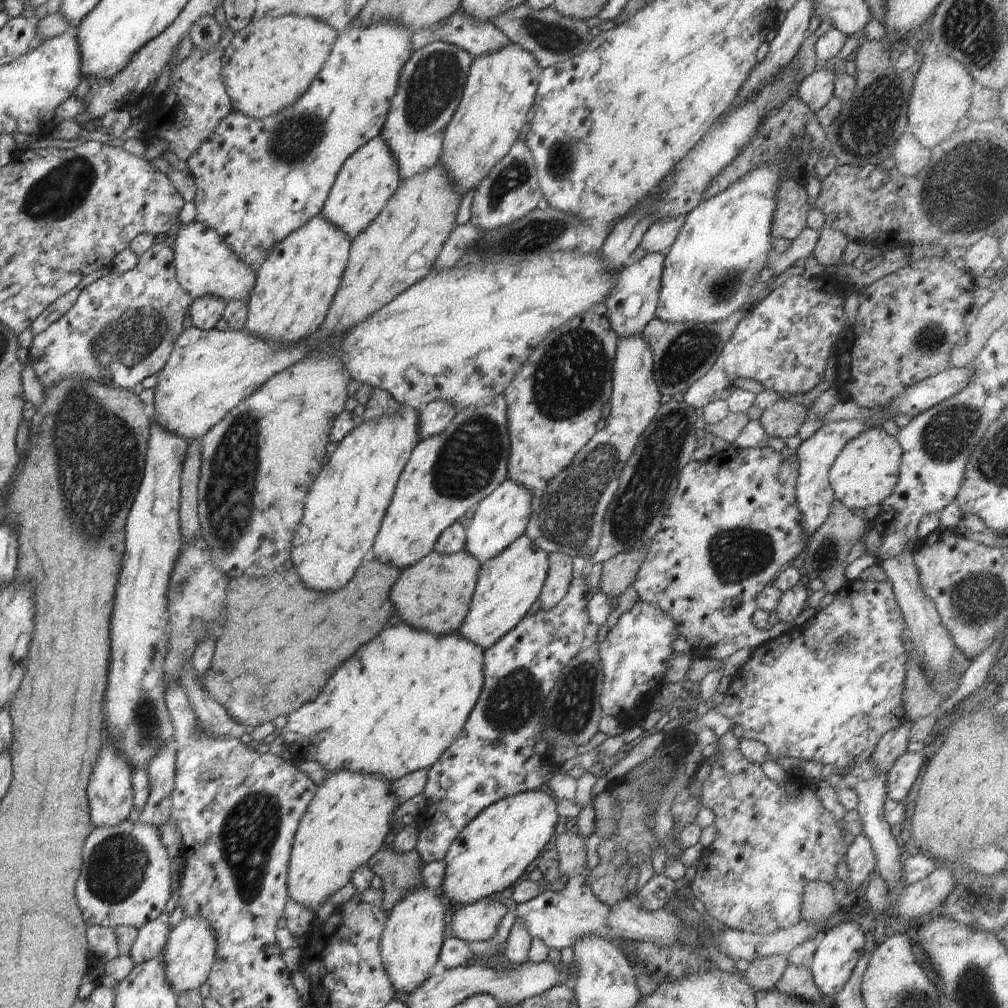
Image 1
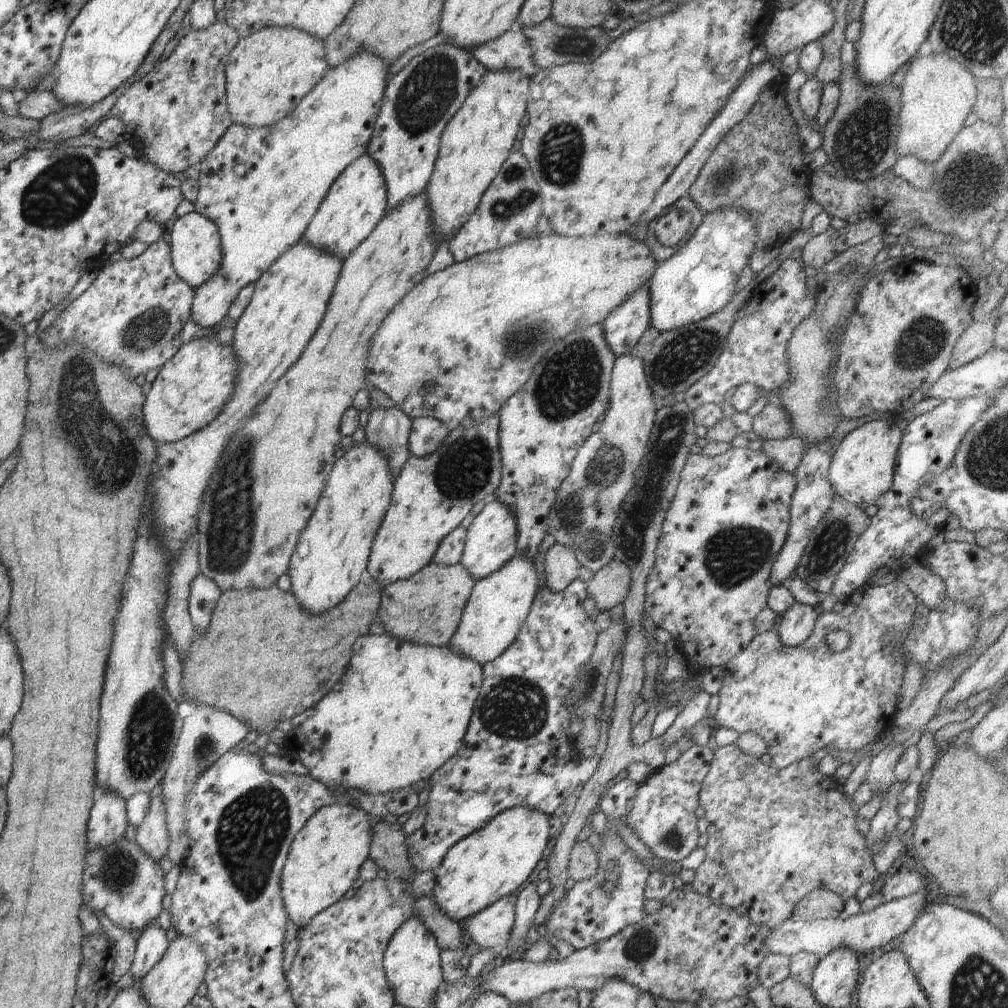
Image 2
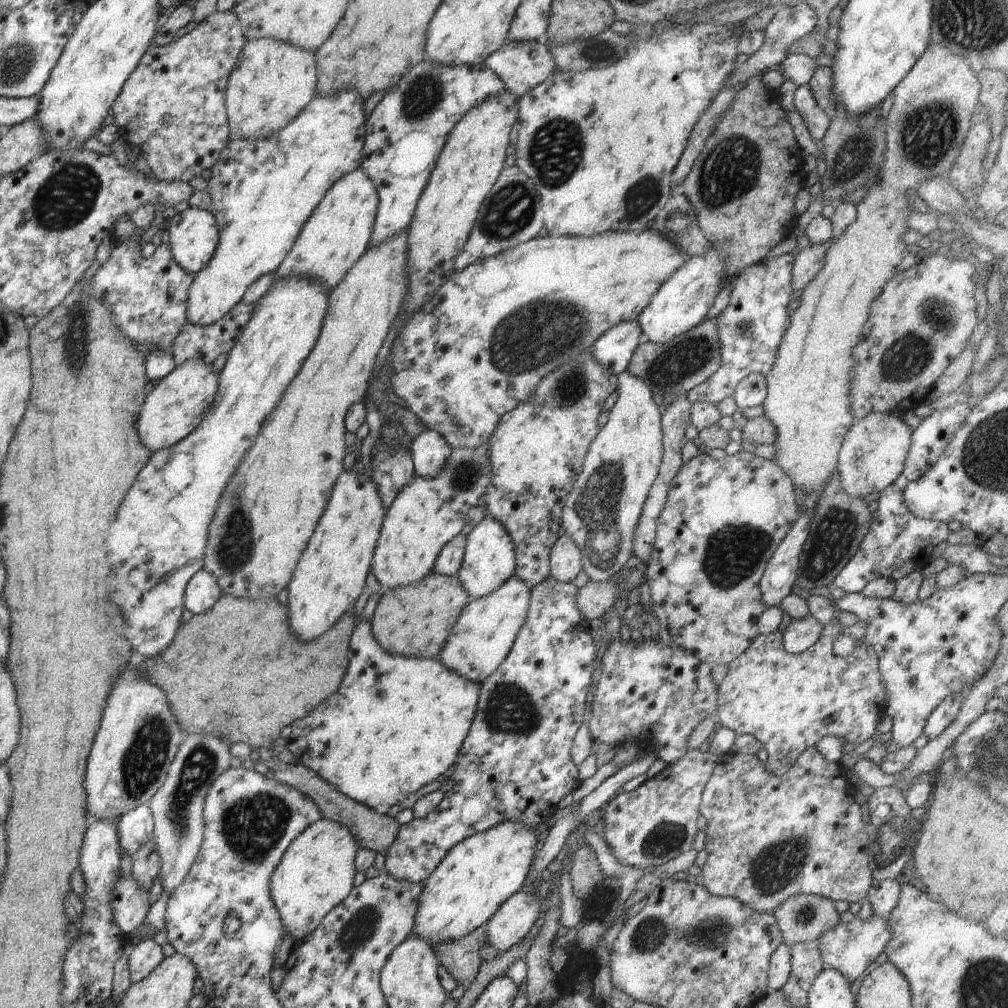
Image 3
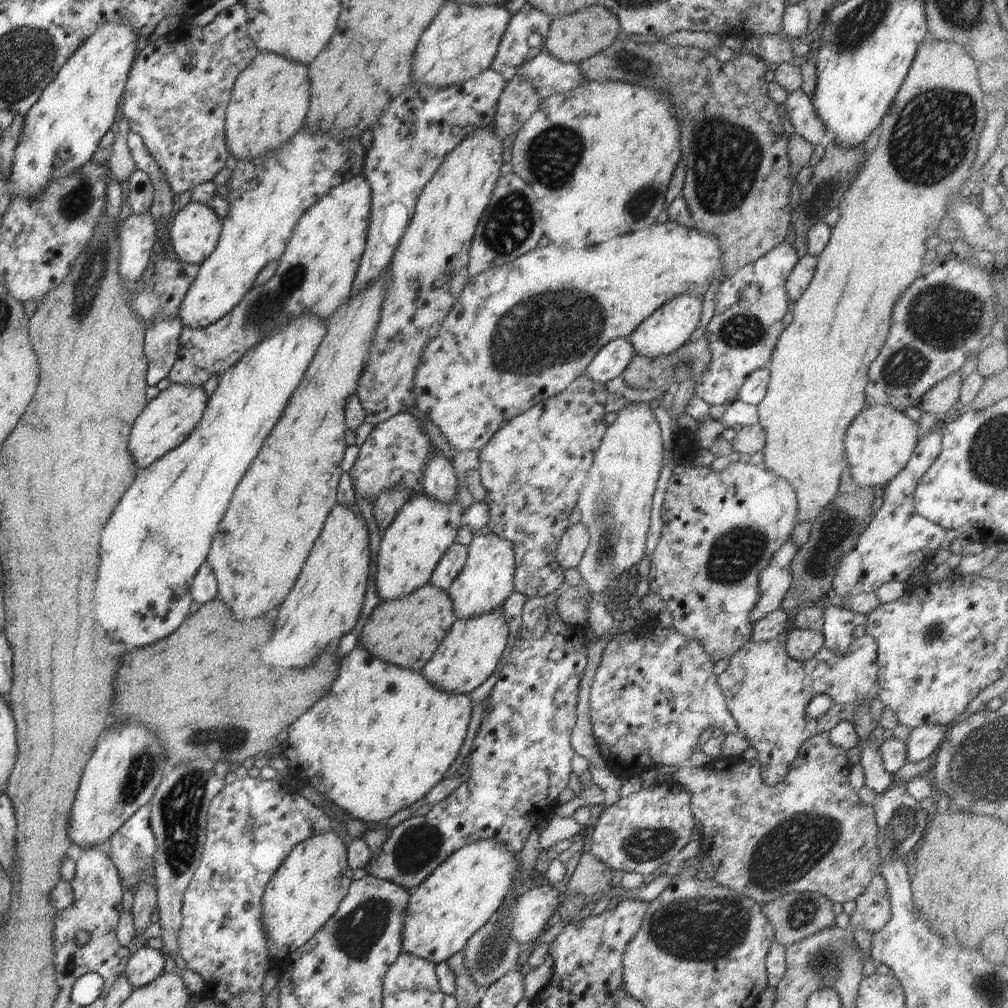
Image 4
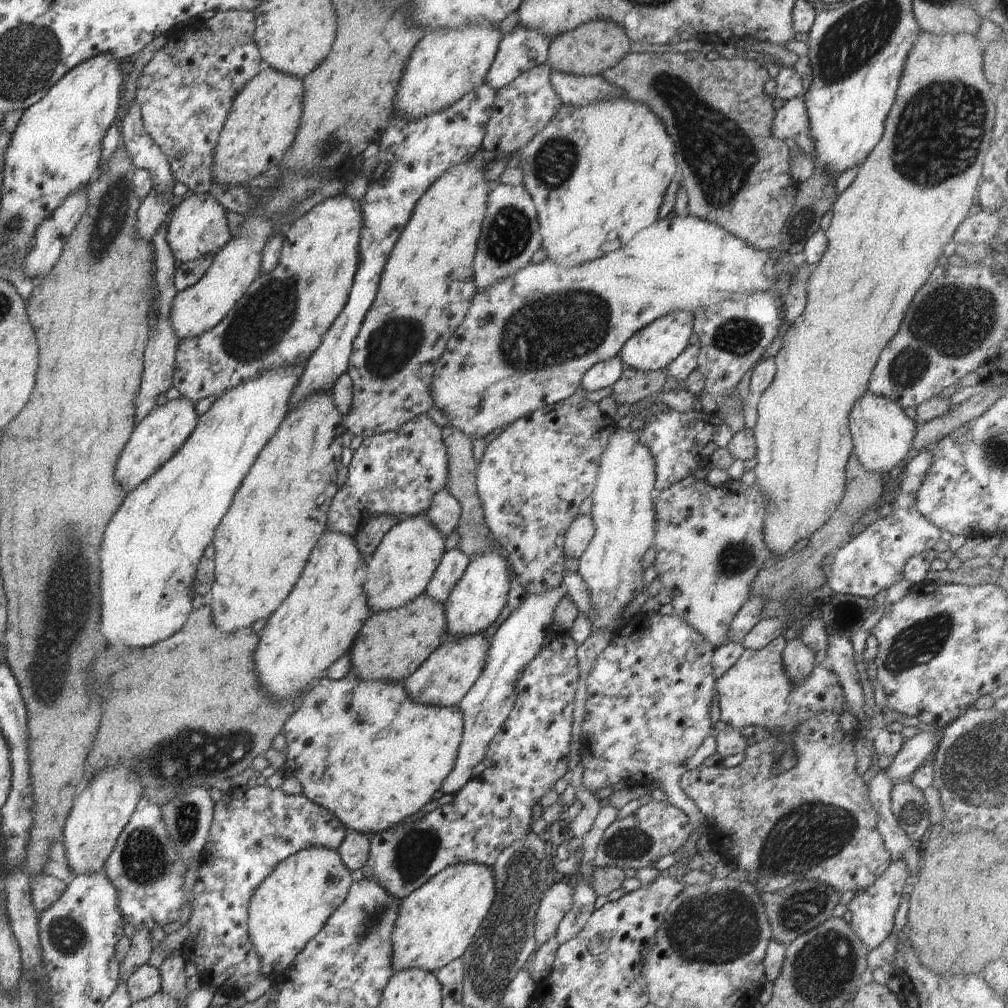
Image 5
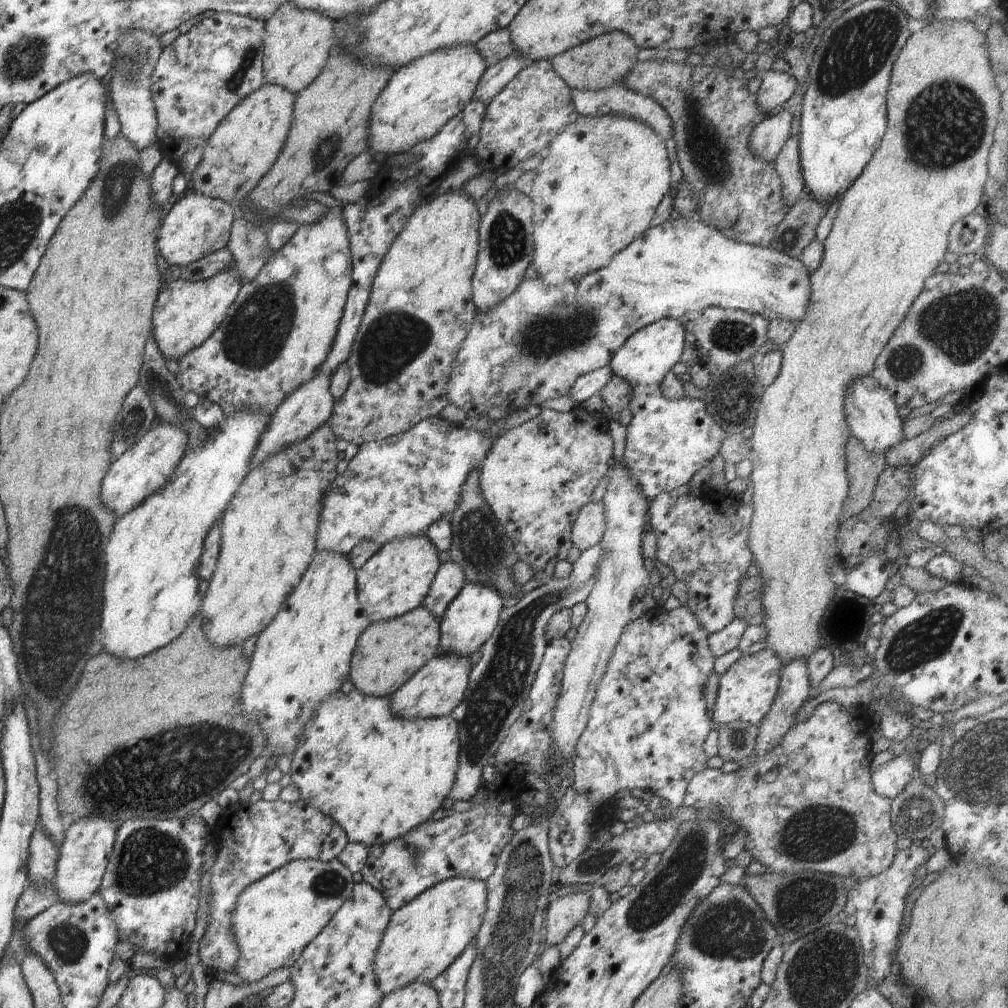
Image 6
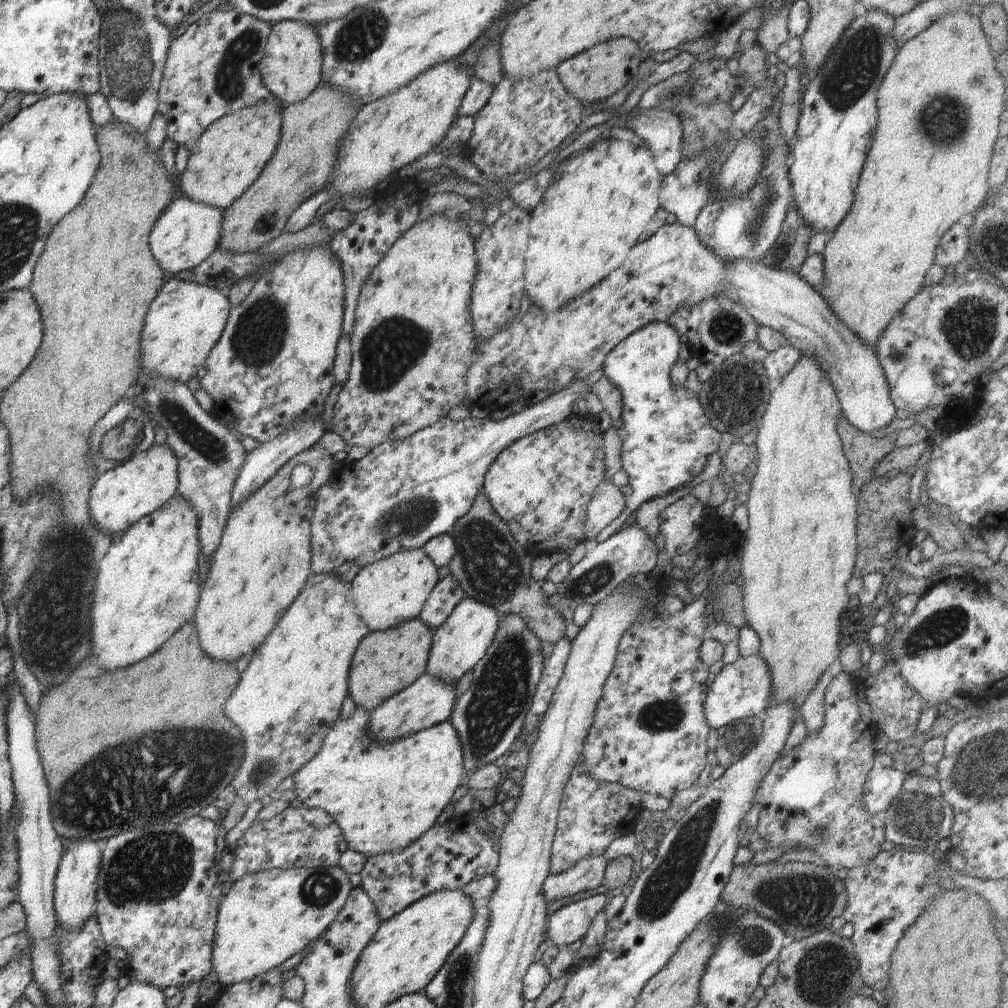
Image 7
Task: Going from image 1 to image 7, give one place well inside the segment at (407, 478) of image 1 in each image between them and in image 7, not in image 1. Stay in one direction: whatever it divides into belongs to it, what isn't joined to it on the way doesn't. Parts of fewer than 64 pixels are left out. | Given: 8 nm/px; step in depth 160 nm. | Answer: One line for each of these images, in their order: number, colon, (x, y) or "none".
2: (432, 494)
3: (426, 514)
4: (411, 547)
5: (400, 569)
6: (393, 582)
7: (393, 590)

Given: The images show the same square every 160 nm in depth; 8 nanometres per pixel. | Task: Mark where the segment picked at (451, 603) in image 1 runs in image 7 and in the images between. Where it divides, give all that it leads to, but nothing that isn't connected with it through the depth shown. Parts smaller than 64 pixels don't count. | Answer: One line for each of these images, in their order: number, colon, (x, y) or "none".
2: (426, 608)
3: (413, 621)
4: (405, 632)
5: (392, 645)
6: (388, 653)
7: (385, 662)

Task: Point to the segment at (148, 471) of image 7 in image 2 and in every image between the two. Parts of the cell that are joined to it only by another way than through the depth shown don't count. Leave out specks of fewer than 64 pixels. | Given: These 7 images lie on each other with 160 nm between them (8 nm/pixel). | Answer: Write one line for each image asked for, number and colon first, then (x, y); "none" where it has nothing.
2: (191, 389)
3: (173, 410)
4: (167, 421)
5: (162, 433)
6: (146, 466)

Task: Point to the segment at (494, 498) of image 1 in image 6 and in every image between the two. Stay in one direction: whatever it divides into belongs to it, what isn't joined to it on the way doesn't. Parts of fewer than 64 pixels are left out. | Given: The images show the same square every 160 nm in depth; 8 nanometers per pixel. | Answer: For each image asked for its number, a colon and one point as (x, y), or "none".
2: (491, 541)
3: (489, 561)
4: (486, 581)
5: (480, 596)
6: (470, 619)

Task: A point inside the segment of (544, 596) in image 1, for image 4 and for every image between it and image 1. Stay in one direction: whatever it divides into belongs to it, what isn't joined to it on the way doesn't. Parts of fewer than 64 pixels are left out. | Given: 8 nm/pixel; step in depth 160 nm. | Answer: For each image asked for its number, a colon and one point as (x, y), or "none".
2: (561, 568)
3: (565, 563)
4: (570, 549)

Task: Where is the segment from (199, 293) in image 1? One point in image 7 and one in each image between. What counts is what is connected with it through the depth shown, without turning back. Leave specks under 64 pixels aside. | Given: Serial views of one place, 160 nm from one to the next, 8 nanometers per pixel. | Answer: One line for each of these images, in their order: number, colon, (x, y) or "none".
2: (196, 250)
3: (194, 236)
4: (196, 228)
5: (197, 227)
6: (196, 225)
7: (187, 232)

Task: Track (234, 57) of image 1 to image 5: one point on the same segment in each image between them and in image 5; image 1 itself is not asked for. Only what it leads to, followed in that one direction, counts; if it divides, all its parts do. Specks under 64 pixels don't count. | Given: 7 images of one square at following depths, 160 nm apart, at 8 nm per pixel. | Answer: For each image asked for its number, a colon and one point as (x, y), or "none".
2: (268, 73)
3: (273, 81)
4: (269, 101)
5: (260, 127)

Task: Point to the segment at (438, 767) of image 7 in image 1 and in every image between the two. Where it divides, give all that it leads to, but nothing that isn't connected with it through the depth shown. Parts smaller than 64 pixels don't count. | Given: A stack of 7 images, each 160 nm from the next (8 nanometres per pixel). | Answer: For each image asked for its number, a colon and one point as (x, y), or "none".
1: (394, 707)
2: (400, 711)
3: (396, 723)
4: (383, 737)
5: (364, 750)
6: (379, 776)

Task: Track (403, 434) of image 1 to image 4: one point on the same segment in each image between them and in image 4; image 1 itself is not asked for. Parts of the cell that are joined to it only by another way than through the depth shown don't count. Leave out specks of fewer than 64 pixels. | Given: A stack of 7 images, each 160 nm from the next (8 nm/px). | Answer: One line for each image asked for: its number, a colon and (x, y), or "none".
2: (333, 550)
3: (330, 576)
4: (325, 604)

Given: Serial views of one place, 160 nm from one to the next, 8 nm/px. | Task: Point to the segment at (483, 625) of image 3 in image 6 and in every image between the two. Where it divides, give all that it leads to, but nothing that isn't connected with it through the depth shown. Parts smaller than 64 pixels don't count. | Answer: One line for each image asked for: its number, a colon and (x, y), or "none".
4: (472, 650)
5: (445, 677)
6: (438, 687)

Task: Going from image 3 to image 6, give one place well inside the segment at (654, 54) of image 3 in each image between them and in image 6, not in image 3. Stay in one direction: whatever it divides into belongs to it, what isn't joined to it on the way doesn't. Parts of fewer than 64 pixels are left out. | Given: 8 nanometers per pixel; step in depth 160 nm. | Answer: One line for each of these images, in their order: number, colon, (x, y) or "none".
4: (591, 154)
5: (598, 173)
6: (602, 178)

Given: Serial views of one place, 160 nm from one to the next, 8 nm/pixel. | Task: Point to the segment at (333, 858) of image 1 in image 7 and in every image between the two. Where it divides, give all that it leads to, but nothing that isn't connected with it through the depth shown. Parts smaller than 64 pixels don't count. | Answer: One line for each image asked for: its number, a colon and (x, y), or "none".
2: (325, 858)
3: (316, 873)
4: (305, 892)
5: (290, 908)
6: (273, 921)
7: (268, 916)

